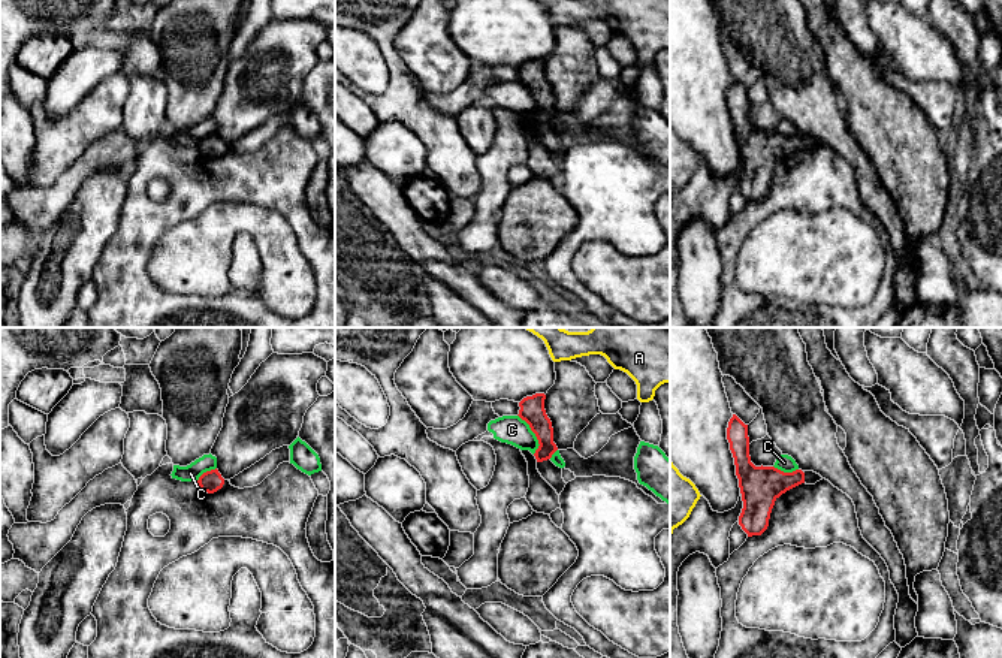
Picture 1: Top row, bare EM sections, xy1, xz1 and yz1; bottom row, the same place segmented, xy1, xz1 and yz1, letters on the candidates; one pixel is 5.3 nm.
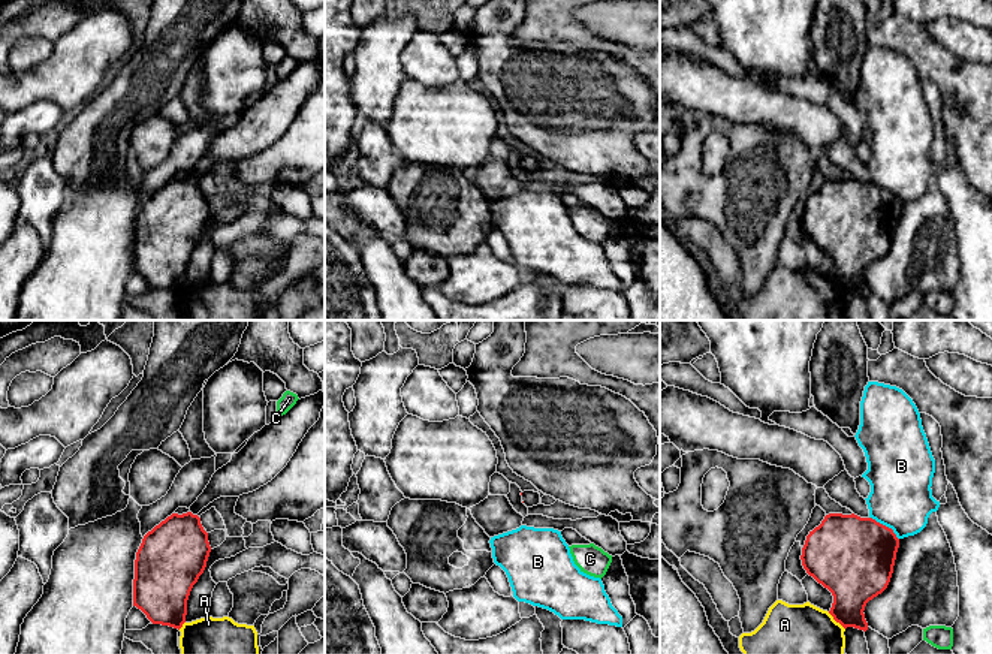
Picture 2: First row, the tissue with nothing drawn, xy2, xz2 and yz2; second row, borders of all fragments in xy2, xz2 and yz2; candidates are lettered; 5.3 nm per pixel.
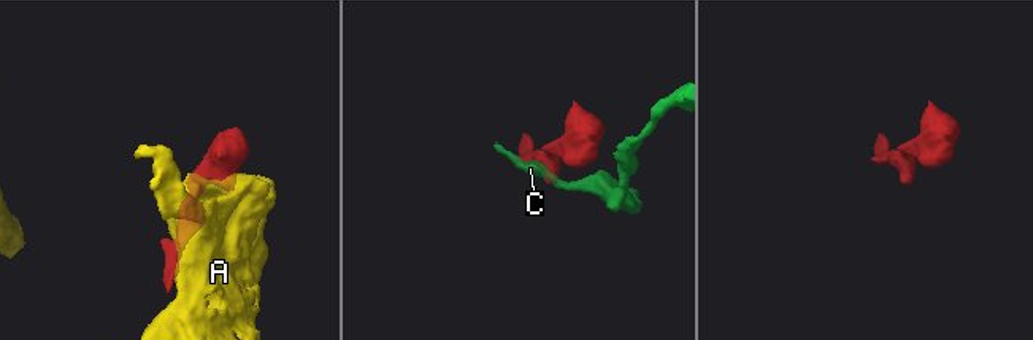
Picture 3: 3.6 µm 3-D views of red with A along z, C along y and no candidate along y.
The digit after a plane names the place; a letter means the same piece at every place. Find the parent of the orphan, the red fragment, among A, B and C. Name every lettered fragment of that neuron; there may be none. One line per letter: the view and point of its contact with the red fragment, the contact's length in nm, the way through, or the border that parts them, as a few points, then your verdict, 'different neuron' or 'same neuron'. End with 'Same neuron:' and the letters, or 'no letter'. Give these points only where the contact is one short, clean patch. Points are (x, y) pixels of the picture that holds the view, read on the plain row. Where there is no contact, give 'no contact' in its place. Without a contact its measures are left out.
A: yz2 (837, 286) | 130 nm | along yz2 (828, 277), (844, 294) | different neuron
B: yz2 (885, 190) | 200 nm | along yz2 (870, 181), (888, 190), (898, 204) | different neuron
C: xz1 (534, 97) | 240 nm | along xz1 (518, 80), (537, 105), (539, 112), (534, 118) | different neuron
Same neuron: no letter

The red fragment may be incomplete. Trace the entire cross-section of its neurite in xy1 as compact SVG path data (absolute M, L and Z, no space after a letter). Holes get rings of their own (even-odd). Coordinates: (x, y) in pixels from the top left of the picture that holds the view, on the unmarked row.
M211 135L203 138L199 145L197 145L199 151L202 156L208 157L208 159L214 159L218 154L223 153L224 150L224 144L221 142L221 139L218 138L218 135Z

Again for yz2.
M829 178L806 201L802 230L833 260L829 278L844 293L866 296L865 271L892 242L899 204L892 193L854 178Z

